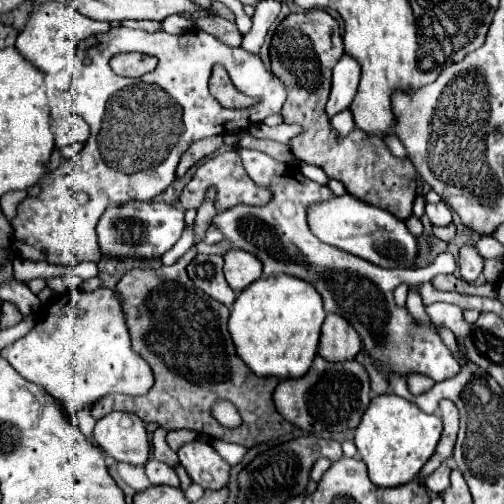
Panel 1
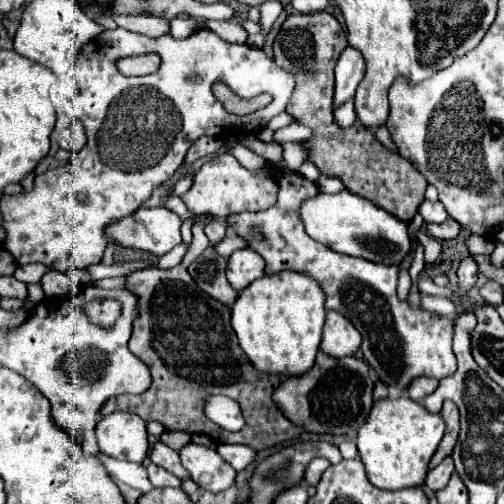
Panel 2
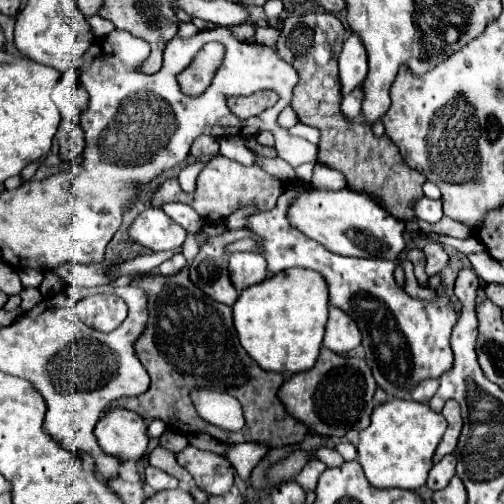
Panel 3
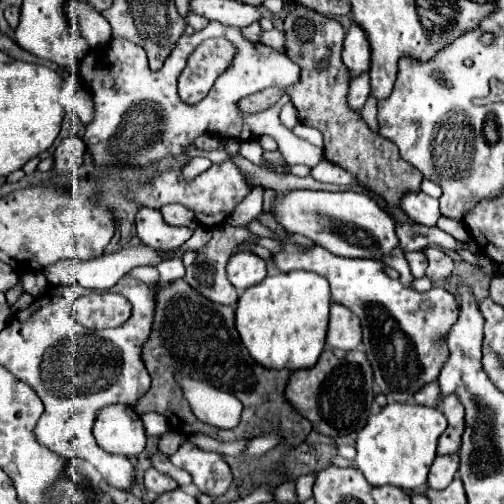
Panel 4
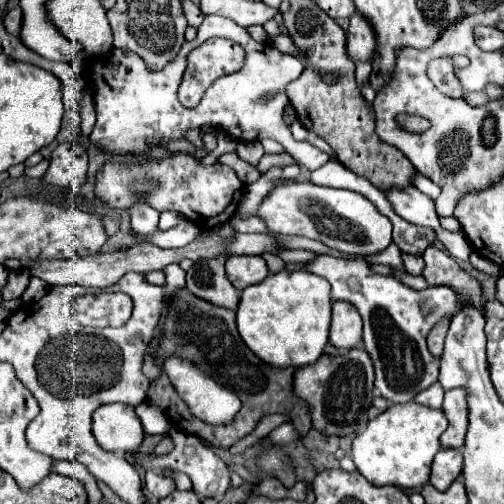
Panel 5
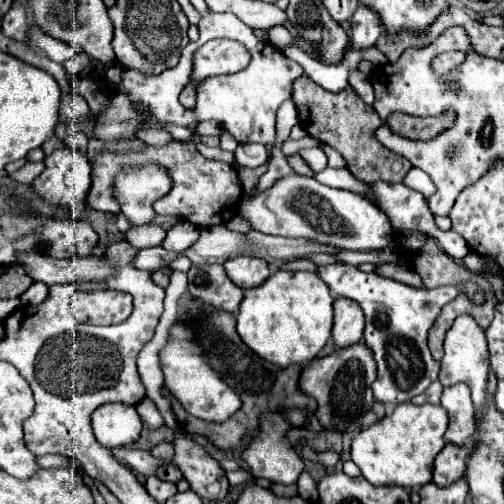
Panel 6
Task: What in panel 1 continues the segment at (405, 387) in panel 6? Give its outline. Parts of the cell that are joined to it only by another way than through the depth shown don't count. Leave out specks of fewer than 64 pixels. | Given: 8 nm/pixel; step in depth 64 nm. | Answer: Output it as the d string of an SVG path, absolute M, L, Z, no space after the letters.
M241 147L237 152L250 178L258 186L268 188L272 192L272 198L268 204L260 208L250 204L238 204L228 210L222 210L212 218L212 226L216 226L234 248L258 256L264 264L264 276L288 274L312 284L324 300L324 310L346 318L364 340L364 348L372 354L374 360L380 362L380 366L386 372L396 372L396 370L392 370L388 362L376 354L380 354L380 350L386 344L390 344L394 332L404 332L404 334L414 334L414 344L420 344L420 362L418 362L418 370L414 372L426 374L434 382L442 382L456 376L460 372L460 364L444 346L436 330L416 326L408 310L398 308L392 298L392 292L398 284L420 285L430 282L437 274L453 274L457 269L453 255L449 252L441 253L426 267L388 270L364 258L342 252L340 248L334 248L322 240L316 240L316 236L308 228L308 208L322 200L334 198L334 192L328 186L322 186L306 178L296 166L276 162L268 154Z

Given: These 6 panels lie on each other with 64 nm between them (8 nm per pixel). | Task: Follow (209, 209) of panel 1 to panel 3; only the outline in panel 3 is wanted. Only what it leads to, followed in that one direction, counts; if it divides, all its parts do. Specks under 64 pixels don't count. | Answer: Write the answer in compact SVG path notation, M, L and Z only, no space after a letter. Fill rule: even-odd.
M188 266L172 276L154 272L134 276L132 286L142 288L148 298L148 322L140 338L134 342L134 352L138 360L144 362L152 384L144 394L136 398L120 398L112 402L110 408L118 406L134 410L144 420L158 418L174 432L206 432L226 444L256 442L278 448L302 442L308 428L298 424L298 420L294 420L276 398L278 388L284 382L282 374L258 368L238 342L238 334L232 326L232 308L212 300L194 286L188 278ZM204 386L232 394L240 400L246 420L240 432L226 432L218 426L206 424L206 420L198 416L190 400L190 392Z

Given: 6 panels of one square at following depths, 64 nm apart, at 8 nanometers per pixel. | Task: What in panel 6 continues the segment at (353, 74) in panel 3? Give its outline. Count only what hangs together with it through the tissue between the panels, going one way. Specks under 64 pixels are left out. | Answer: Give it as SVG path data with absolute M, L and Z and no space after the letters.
M358 6L358 10L354 12L354 16L350 18L352 24L352 36L350 36L350 48L354 50L366 50L372 48L378 40L378 36L382 34L380 28L380 20L376 16L376 12L372 12L366 6Z

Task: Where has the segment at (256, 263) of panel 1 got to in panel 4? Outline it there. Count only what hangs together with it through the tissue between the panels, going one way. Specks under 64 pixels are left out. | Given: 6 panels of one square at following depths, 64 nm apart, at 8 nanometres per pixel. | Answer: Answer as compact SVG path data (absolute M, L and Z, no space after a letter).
M236 252L228 260L228 280L242 292L266 278L266 262L252 252Z

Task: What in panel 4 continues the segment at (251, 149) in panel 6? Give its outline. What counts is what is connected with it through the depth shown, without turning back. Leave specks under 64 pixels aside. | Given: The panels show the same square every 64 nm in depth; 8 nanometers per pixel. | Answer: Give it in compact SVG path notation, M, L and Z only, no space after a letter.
M248 140L248 142L240 142L240 154L244 158L248 158L252 164L258 164L262 166L264 164L264 158L262 158L262 148L256 140Z

